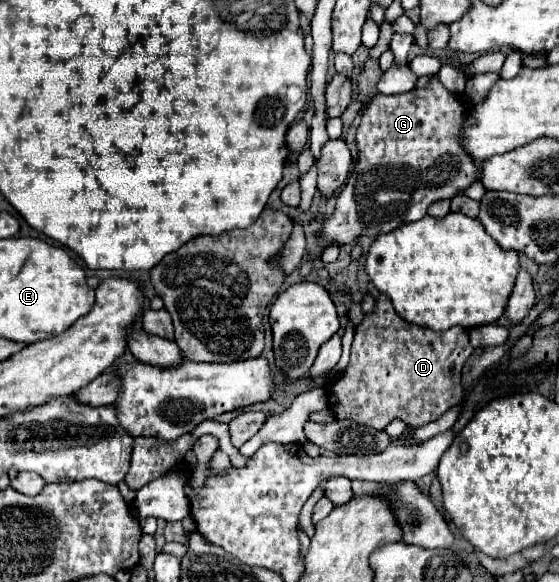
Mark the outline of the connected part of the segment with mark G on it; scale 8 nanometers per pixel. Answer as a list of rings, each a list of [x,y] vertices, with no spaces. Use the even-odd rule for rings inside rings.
[[[437,76],[429,78],[425,88],[413,88],[403,94],[375,94],[361,116],[361,124],[357,128],[357,148],[359,148],[359,164],[347,178],[341,194],[337,196],[335,212],[323,222],[317,230],[317,242],[321,248],[329,244],[353,244],[359,236],[379,236],[387,234],[401,224],[421,220],[427,214],[427,208],[443,198],[457,196],[463,188],[467,188],[473,180],[477,180],[477,166],[471,156],[461,148],[463,134],[463,118],[467,108],[461,102],[461,96],[449,92]]]

